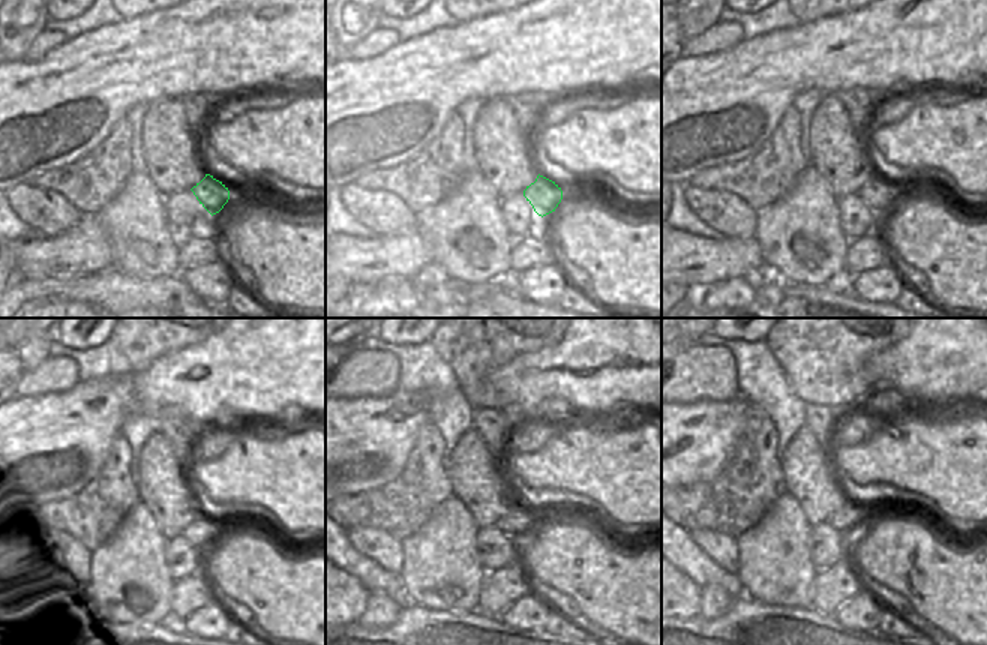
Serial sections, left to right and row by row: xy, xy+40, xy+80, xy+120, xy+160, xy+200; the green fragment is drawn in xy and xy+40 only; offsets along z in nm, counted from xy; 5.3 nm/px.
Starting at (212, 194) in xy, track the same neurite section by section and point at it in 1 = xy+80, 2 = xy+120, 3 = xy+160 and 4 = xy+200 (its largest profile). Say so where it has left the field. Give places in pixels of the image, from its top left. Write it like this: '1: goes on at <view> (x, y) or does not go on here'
1: goes on at xy+80 (878, 194)
2: goes on at xy+120 (200, 528)
3: goes on at xy+160 (518, 519)
4: goes on at xy+200 (845, 519)

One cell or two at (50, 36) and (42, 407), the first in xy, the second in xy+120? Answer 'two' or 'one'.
two

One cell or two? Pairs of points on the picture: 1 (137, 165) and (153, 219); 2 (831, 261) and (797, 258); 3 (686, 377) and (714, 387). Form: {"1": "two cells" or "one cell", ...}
{"1": "two cells", "2": "one cell", "3": "one cell"}

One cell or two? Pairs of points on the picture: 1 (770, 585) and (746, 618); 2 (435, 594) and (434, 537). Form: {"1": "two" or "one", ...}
{"1": "two", "2": "one"}

